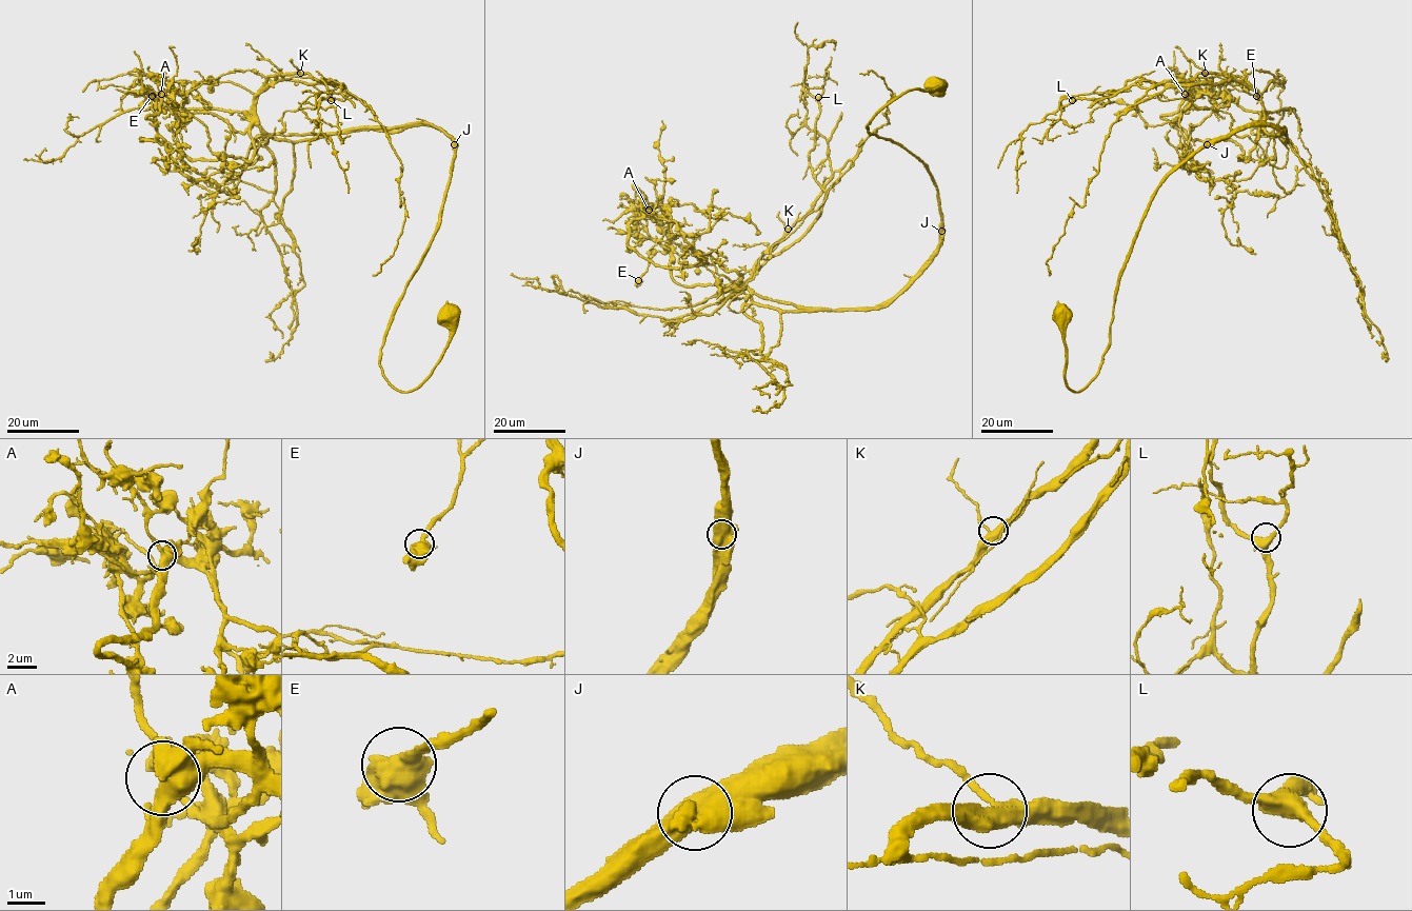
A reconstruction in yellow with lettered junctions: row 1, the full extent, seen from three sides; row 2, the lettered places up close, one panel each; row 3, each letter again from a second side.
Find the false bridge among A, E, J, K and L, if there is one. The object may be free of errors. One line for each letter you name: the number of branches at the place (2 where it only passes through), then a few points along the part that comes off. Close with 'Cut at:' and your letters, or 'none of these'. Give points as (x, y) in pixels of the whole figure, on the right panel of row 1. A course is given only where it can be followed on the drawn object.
J: Branches: 3. Course of the part to remove: (1207, 143), (1256, 123), (1286, 130), (1286, 141), (1270, 136), (1261, 96), (1213, 74), (1101, 94), (1092, 119)
Cut at: J

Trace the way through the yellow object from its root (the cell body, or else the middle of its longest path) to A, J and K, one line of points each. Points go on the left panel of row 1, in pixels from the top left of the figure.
A: (453, 315), (434, 370), (398, 391), (380, 352), (439, 221), (454, 158), (443, 131), (240, 133), (161, 94)
J: (453, 315), (453, 333), (434, 370), (417, 388), (398, 391), (382, 375), (380, 352), (439, 221), (454, 143)
K: (453, 315), (434, 370), (398, 391), (380, 352), (454, 142), (425, 124), (270, 135), (256, 97), (300, 73)

